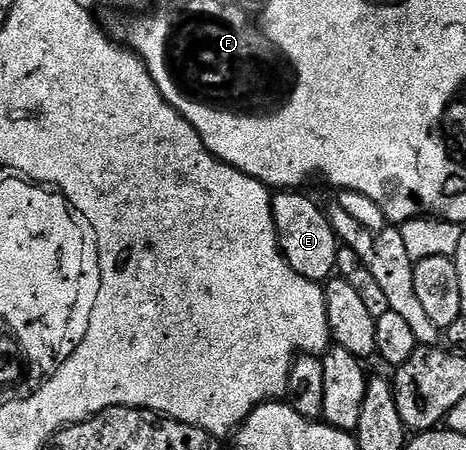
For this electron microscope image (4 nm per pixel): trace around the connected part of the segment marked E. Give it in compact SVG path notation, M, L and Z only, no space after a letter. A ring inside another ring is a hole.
M281 190L273 196L275 234L285 261L303 278L325 282L336 273L339 241L332 219L301 190Z

